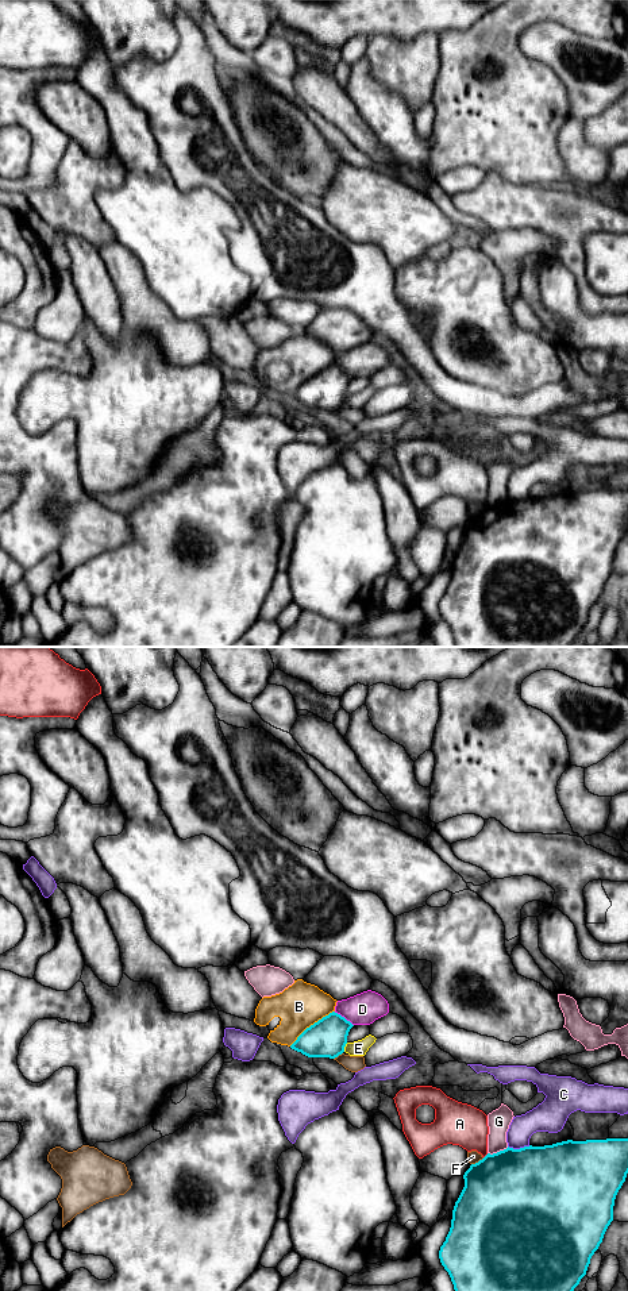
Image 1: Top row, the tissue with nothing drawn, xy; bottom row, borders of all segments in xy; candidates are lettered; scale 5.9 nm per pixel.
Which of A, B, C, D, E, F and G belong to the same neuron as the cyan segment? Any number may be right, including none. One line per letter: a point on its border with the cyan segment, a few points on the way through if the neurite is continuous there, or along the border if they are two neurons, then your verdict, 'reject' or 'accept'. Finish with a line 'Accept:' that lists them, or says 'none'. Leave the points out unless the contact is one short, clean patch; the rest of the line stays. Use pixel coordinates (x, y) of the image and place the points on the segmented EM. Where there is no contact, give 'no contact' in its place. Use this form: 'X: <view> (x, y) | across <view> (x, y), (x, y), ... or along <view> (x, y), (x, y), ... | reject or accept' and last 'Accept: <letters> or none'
A: xy (485, 1156) | reject
B: xy (311, 1025) | reject
C: xy (520, 1148) | reject
D: xy (343, 1017) | reject
E: xy (345, 1045) | reject
F: xy (478, 1162) | reject
G: xy (497, 1152) | reject
Accept: none

